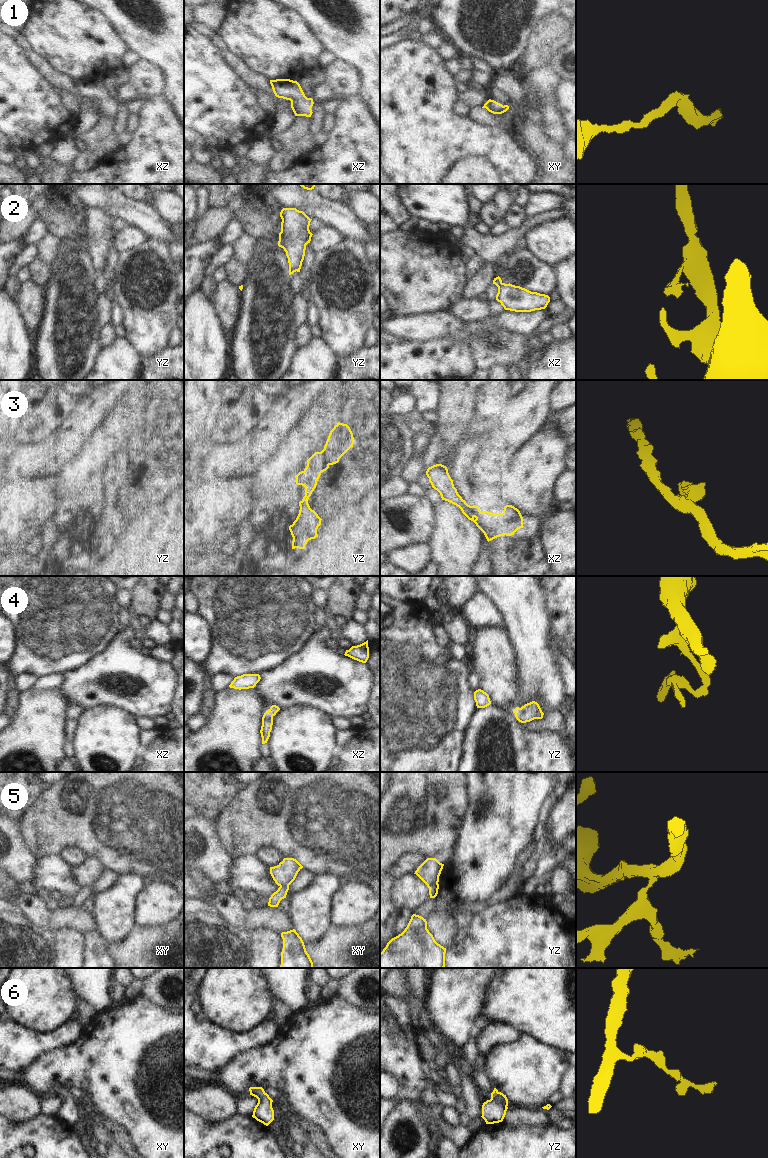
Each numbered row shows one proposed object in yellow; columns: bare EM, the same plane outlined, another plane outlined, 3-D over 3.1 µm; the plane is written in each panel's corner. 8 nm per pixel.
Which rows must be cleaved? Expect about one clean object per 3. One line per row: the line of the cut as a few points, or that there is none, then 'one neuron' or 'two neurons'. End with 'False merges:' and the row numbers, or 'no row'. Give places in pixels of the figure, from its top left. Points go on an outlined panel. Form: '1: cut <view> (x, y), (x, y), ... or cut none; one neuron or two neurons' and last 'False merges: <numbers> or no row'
1: cut none; one neuron
2: cut xz (502, 283), (498, 287); two neurons
3: cut xz (502, 513), (507, 524), (518, 528); two neurons
4: cut none; one neuron
5: cut yz (437, 882), (428, 887); two neurons
6: cut none; one neuron
False merges: 2, 3, 5

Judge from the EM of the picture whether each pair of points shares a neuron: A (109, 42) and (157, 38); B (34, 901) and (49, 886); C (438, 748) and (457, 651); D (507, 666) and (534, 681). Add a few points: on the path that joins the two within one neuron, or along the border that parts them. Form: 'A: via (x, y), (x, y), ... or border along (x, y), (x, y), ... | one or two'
A: border along (109, 22), (129, 49) | two
B: border along (40, 891), (44, 894) | two
C: border along (447, 647), (454, 658), (466, 661) | two
D: border along (512, 648), (515, 654), (515, 679), (519, 694) | two

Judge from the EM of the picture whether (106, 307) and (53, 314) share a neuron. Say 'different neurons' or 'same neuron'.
different neurons

